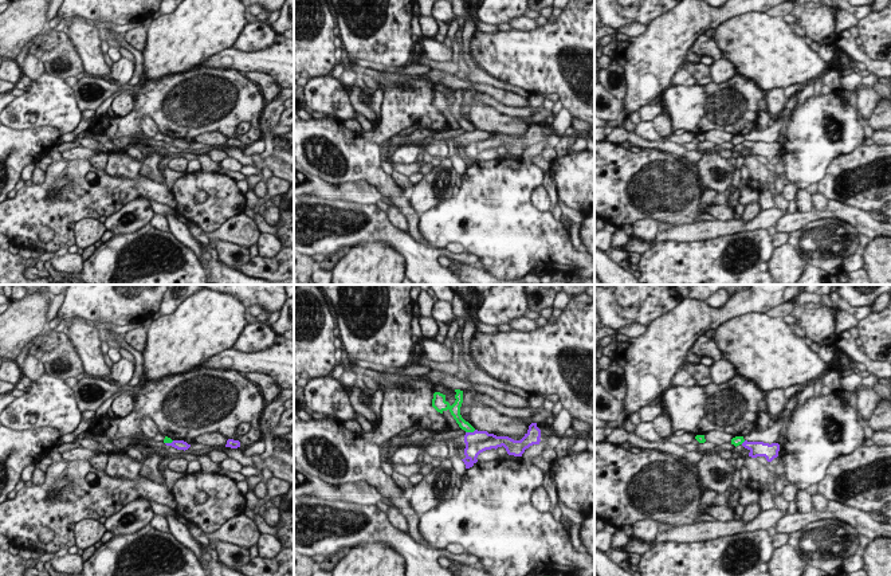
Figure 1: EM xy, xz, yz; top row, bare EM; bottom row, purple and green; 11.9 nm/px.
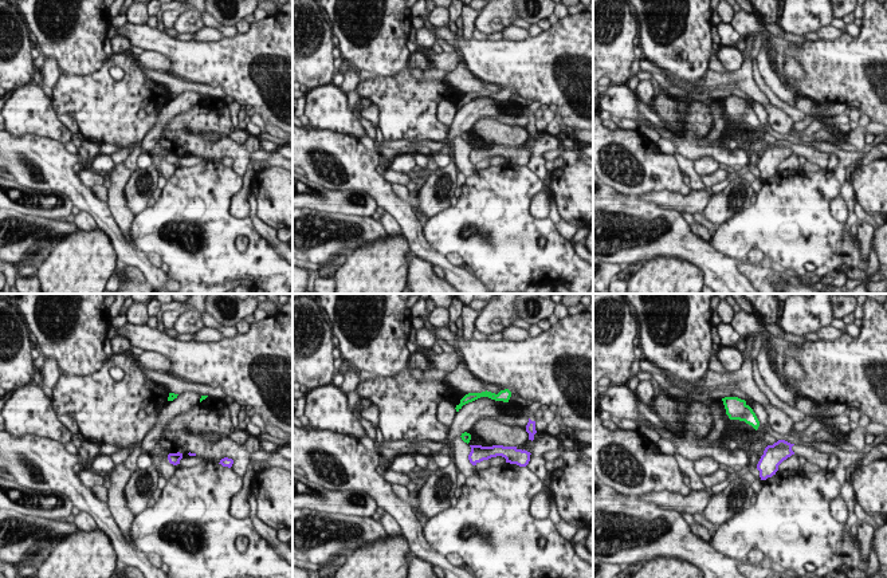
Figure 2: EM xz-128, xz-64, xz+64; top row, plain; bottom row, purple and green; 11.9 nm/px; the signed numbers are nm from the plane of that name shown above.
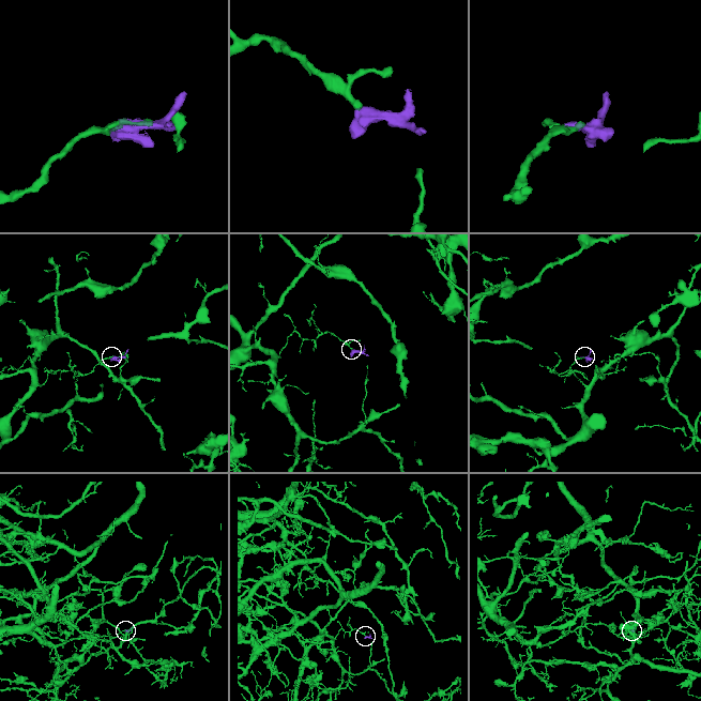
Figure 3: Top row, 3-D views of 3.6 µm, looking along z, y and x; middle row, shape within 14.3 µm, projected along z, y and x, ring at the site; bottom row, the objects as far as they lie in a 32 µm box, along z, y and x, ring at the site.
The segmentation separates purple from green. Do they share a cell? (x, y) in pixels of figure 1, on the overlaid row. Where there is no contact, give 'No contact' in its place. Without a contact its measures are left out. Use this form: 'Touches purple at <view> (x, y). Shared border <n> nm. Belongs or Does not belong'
Touches purple at xz (470, 433). Shared border 130 nm. Does not belong.

